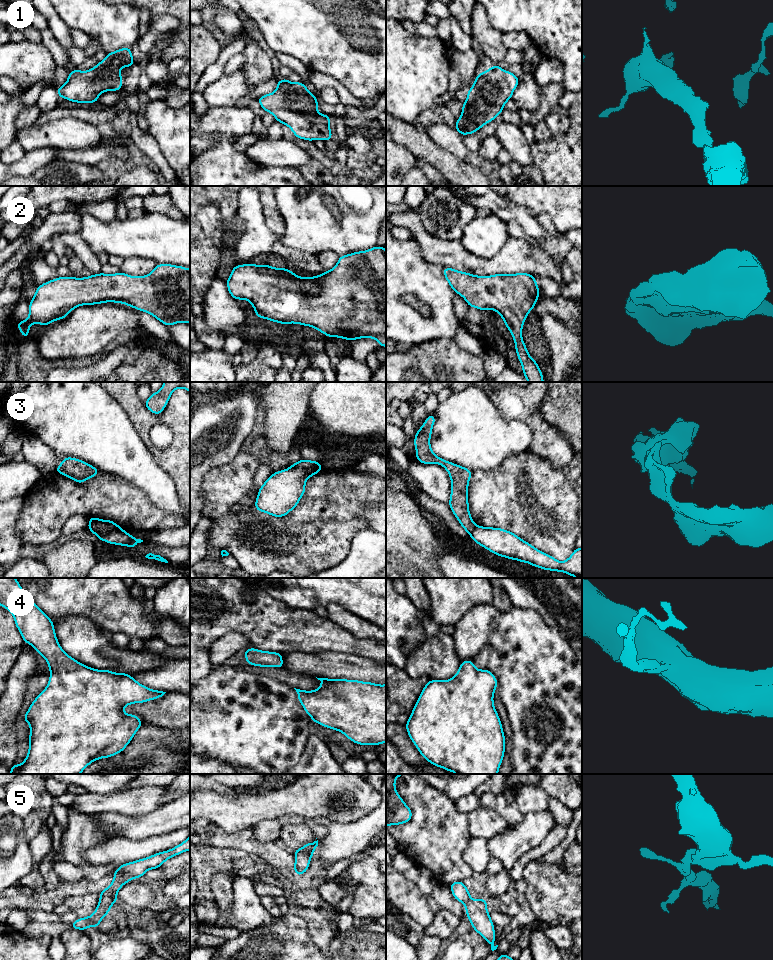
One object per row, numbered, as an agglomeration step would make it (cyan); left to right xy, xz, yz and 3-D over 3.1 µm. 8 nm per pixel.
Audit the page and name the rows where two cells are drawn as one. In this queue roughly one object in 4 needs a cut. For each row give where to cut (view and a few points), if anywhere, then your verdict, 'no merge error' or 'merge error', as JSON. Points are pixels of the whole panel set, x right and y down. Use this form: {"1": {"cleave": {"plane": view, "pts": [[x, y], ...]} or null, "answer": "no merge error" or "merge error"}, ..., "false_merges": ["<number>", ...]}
{"1": {"cleave": null, "answer": "no merge error"}, "2": {"cleave": null, "answer": "no merge error"}, "3": {"cleave": {"plane": "xy", "pts": [[88, 525], [100, 530], [121, 530]]}, "answer": "merge error"}, "4": {"cleave": null, "answer": "no merge error"}, "5": {"cleave": null, "answer": "no merge error"}, "false_merges": ["3"]}

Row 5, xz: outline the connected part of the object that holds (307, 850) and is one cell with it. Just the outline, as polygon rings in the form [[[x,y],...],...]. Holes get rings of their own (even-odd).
[[[318,840],[313,843],[307,843],[302,848],[293,851],[295,855],[295,865],[293,869],[296,875],[301,876],[307,871],[311,857],[314,856],[313,851],[317,849],[317,846]]]

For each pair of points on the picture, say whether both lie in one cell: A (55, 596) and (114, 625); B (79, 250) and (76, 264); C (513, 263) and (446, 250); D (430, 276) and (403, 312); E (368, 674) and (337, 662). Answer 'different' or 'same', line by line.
A: same
B: different
C: same
D: same
E: same

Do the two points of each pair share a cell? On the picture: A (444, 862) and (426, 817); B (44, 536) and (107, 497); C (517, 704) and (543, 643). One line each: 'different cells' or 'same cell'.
A: same cell
B: same cell
C: same cell

